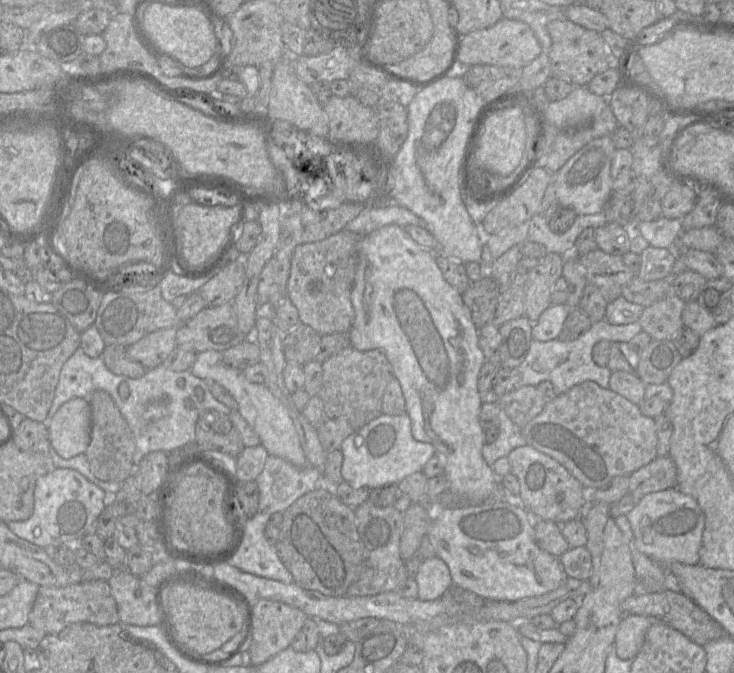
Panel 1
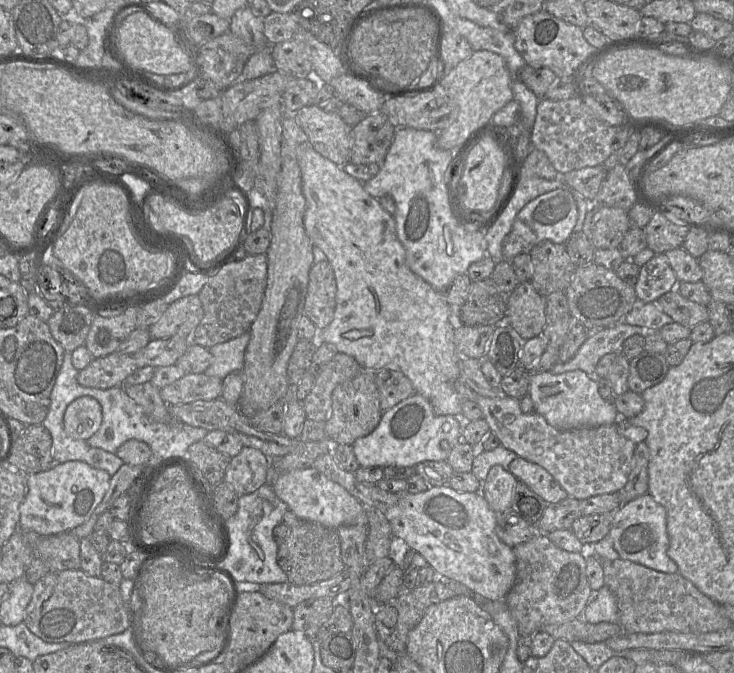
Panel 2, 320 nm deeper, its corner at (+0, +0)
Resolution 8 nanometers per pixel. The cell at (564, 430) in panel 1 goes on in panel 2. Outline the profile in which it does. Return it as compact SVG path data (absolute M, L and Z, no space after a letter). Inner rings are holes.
M461 375L456 382L456 390L464 400L474 401L480 406L482 418L500 440L500 445L547 470L569 497L583 500L618 492L626 485L633 466L636 444L621 436L616 424L560 431L537 412L522 412L519 399L509 396L489 398L474 392L461 381Z

